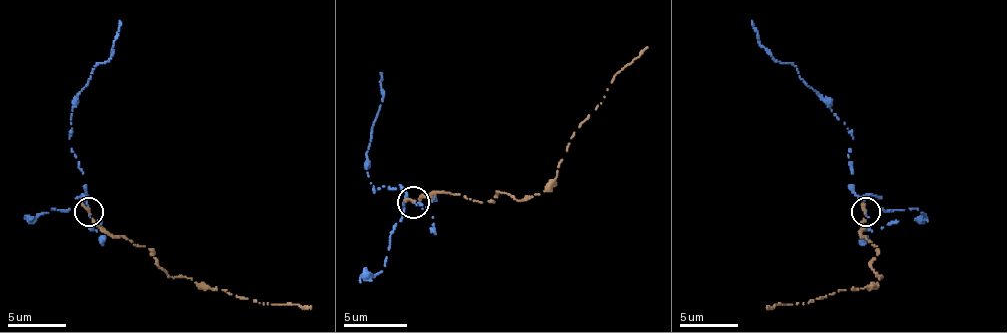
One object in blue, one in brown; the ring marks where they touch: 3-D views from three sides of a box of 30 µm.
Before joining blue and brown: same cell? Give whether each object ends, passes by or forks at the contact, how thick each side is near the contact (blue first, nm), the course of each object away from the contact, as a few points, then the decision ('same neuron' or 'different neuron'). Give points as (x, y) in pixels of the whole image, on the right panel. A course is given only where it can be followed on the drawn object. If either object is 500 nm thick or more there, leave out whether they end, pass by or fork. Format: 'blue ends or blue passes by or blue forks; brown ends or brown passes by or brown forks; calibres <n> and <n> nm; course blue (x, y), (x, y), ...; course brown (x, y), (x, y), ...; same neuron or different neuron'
blue passes by; brown ends; calibres 130 and 280 nm; course blue (865, 212), (861, 197), (849, 186), (852, 133), (795, 66), (777, 61), (760, 43), (752, 20); course brown (865, 212), (860, 232), (876, 247), (870, 264), (882, 276), (875, 285), (808, 302), (767, 305); different neuron

